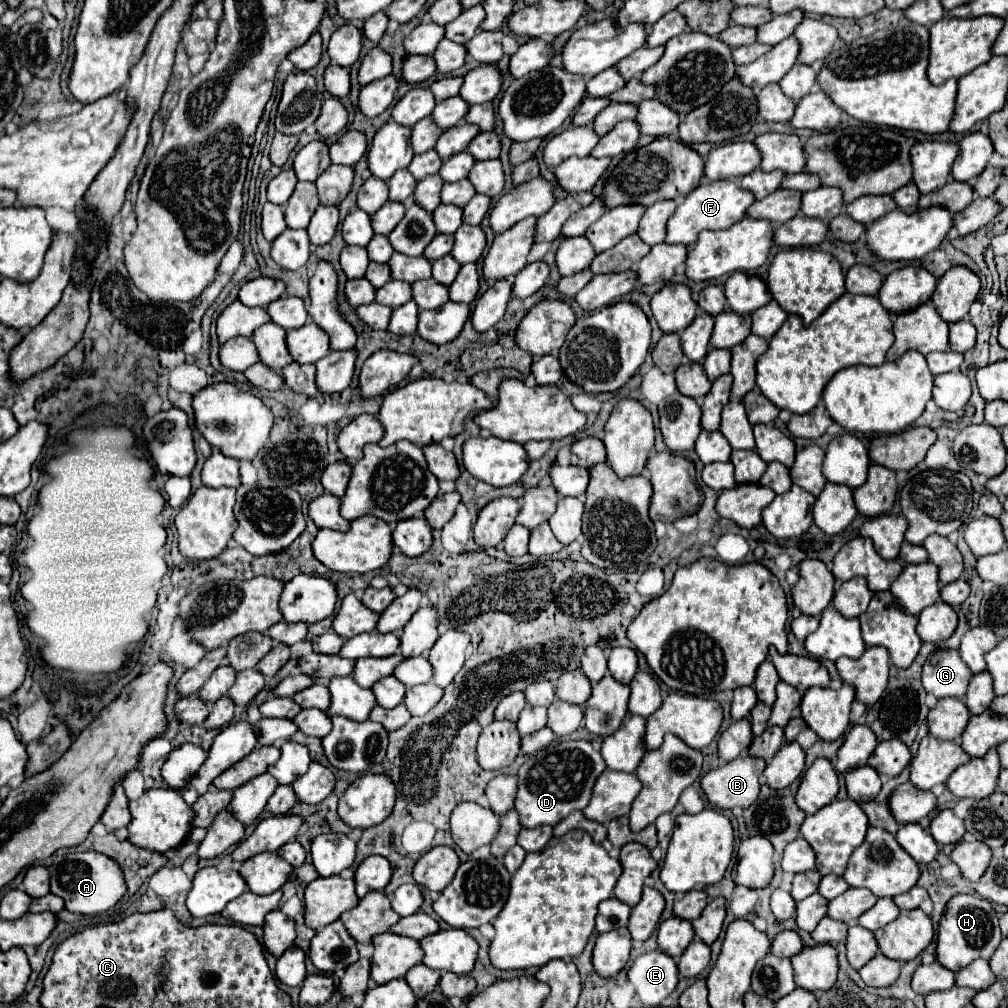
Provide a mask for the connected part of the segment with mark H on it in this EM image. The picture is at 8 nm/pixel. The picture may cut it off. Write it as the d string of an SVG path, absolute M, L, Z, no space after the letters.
M956 894L948 900L946 912L940 918L938 924L938 936L936 936L936 960L952 970L958 972L966 964L970 964L976 958L990 958L994 950L998 948L1002 940L1000 928L998 928L998 914L994 912L992 904L980 896L968 896L968 894Z

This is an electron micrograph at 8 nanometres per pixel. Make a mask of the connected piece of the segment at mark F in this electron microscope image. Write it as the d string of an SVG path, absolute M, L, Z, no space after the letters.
M716 180L716 182L706 182L700 188L692 190L682 204L678 204L676 212L668 220L668 244L684 244L692 246L696 244L696 236L702 230L724 230L728 226L734 226L736 222L746 218L748 208L756 202L752 192L746 188L740 188L738 180Z

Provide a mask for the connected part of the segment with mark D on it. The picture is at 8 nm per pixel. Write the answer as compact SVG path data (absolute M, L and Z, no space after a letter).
M554 740L548 748L532 754L518 770L518 796L516 796L516 810L520 814L520 824L524 828L536 828L540 824L556 826L562 818L566 818L572 810L582 810L592 796L592 786L596 778L604 772L606 762L602 760L600 752L588 740Z

